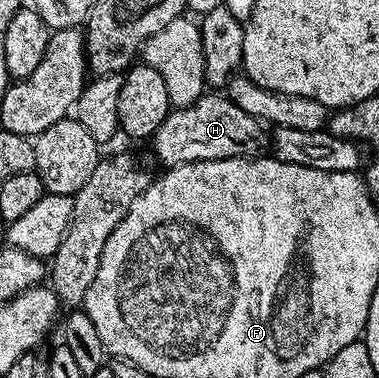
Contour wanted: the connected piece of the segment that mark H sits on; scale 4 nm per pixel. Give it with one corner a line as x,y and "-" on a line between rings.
206,92
196,99
193,106
171,109
164,124
156,128
152,145
155,156
166,168
183,166
189,162
215,162
225,158
254,160
267,153
268,130
259,119
248,116
244,108
236,108
236,104
232,104
225,93

